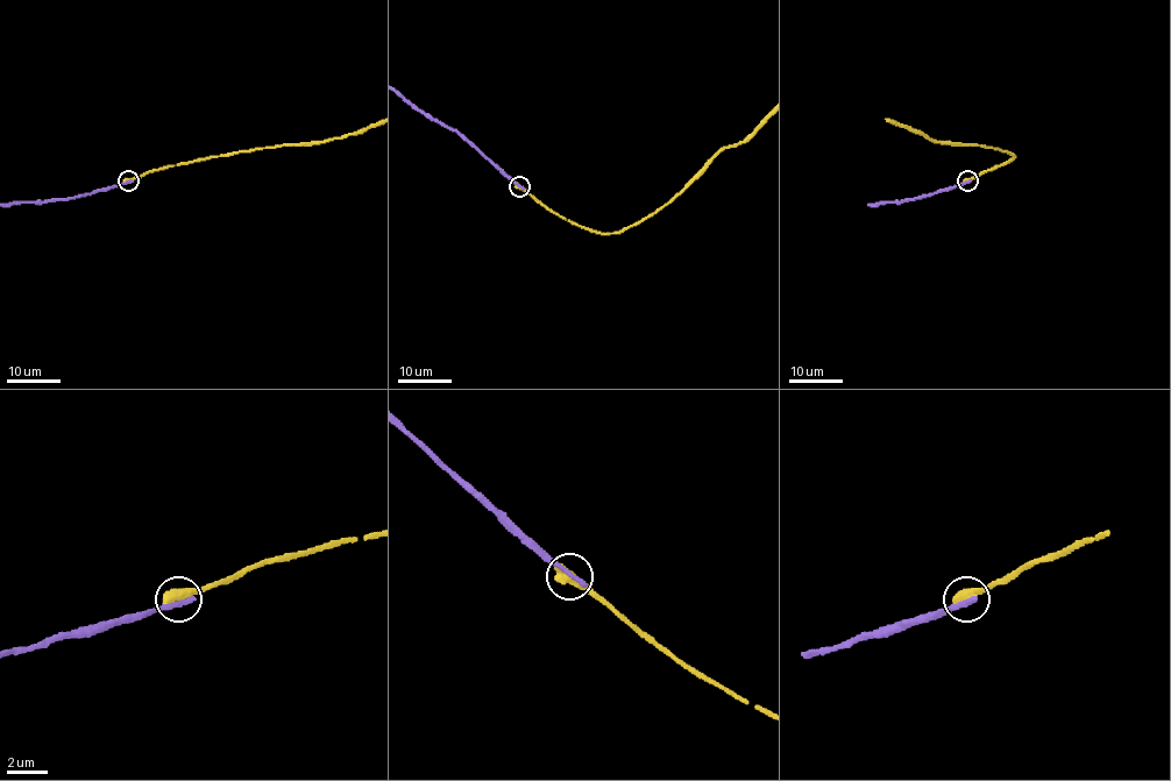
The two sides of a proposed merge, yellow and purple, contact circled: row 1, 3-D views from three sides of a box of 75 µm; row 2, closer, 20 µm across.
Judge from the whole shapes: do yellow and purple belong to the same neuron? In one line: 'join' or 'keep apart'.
keep apart

